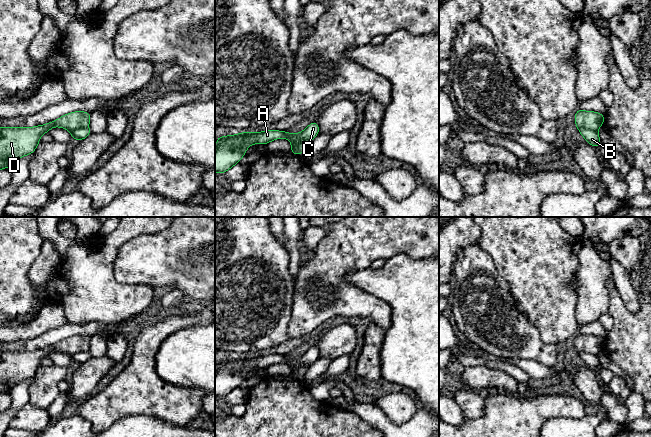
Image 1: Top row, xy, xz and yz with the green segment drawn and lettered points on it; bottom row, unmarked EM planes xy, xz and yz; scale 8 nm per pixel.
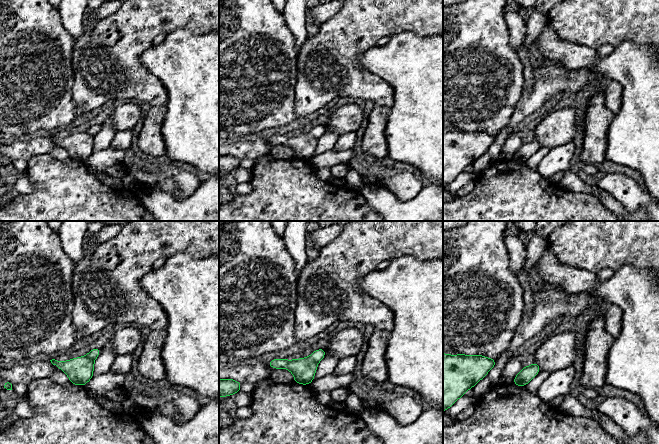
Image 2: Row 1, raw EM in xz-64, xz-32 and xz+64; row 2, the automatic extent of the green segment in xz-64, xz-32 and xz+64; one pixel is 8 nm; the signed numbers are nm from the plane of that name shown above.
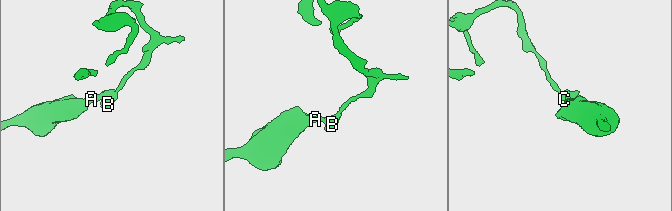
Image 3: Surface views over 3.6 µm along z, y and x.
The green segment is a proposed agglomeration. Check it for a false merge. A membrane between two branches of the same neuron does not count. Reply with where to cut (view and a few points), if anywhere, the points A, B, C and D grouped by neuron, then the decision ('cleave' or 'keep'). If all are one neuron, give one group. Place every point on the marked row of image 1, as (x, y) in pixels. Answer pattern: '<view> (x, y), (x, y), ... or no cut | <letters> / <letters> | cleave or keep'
yz (577, 126), (596, 131) | A D / B C | cleave

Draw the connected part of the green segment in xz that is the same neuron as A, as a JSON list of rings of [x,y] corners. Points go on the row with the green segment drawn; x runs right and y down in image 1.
[[[268,130],[263,132],[241,132],[236,135],[215,137],[219,143],[215,146],[215,173],[225,173],[231,167],[238,164],[246,155],[247,148],[252,144],[267,143],[275,139],[288,139],[295,149],[292,154],[300,155],[308,147],[309,143],[302,140],[301,132],[292,134],[286,131]]]

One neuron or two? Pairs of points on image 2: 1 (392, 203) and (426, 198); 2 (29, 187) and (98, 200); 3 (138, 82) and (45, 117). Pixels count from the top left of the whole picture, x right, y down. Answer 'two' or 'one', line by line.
1: one
2: two
3: two

